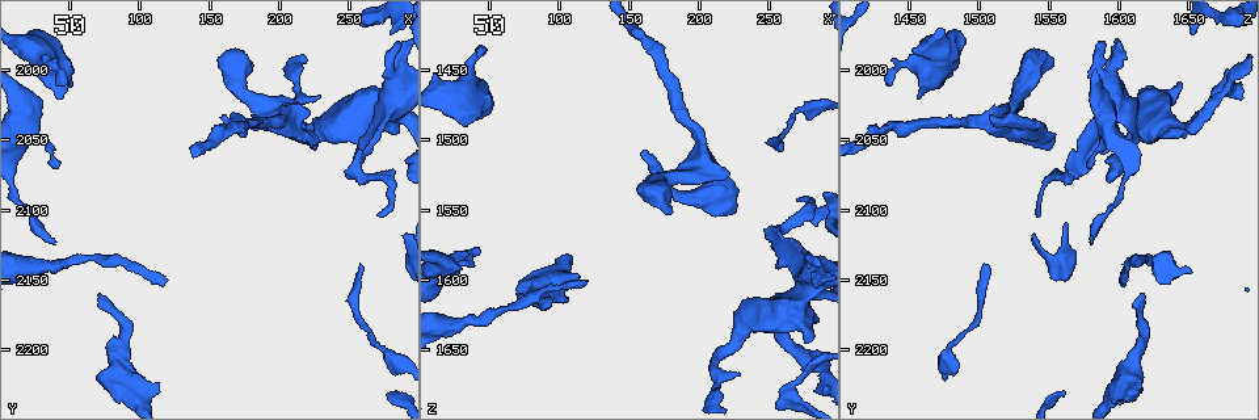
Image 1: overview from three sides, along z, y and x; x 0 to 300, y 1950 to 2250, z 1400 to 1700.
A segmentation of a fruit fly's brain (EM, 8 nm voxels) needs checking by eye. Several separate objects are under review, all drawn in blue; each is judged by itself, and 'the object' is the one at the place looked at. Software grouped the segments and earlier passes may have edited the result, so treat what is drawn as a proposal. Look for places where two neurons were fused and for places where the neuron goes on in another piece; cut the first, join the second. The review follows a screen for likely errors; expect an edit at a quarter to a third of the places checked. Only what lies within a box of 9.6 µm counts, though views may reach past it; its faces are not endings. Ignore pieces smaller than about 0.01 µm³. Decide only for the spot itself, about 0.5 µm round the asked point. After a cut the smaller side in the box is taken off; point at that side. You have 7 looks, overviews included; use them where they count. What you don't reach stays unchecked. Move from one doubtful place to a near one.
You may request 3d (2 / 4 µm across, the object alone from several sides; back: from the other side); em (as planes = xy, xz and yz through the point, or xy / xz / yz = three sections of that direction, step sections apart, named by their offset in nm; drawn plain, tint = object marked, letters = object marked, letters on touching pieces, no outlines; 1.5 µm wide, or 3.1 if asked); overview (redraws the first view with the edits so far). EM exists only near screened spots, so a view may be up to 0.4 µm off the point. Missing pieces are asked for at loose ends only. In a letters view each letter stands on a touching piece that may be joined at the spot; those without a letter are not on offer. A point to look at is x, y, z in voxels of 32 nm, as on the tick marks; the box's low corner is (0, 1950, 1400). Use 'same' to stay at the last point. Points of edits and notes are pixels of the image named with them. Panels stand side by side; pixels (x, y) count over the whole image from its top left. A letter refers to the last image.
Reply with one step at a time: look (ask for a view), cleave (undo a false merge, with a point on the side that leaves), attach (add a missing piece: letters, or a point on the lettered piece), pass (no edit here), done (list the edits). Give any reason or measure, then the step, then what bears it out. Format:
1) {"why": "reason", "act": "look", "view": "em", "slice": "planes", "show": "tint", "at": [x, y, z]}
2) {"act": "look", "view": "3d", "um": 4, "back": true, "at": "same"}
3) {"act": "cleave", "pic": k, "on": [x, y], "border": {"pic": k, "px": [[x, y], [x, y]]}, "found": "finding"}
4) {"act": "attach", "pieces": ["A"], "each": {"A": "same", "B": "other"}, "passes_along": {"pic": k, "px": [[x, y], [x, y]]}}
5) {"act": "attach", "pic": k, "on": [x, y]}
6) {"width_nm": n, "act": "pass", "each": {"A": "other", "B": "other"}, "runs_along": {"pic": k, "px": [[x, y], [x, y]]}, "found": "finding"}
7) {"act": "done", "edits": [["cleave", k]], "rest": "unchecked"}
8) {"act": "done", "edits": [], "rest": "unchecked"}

{"why": "branch stops here", "act": "look", "view": "em", "slice": "xy", "step": 8, "show": "letters", "at": [160, 2032, 1506]}

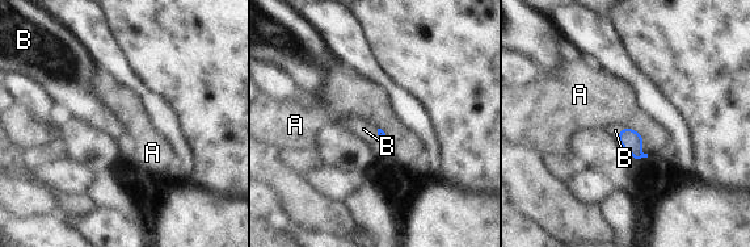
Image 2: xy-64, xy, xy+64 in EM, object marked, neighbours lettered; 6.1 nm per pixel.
{"act": "look", "view": "em", "slice": "planes", "show": "letters", "at": "same"}

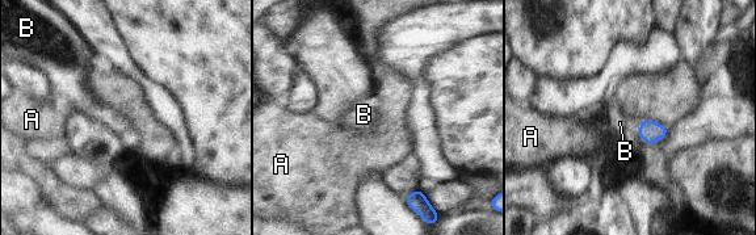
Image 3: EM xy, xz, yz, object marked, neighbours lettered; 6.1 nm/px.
{"act": "attach", "pieces": ["B"], "each": {"A": "other", "B": "same"}, "passes_along": {"pic": 3, "px": [[650, 131], [641, 125], [620, 122]]}, "found": "the neuron continues"}

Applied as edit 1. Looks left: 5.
{"act": "look", "view": "overview"}

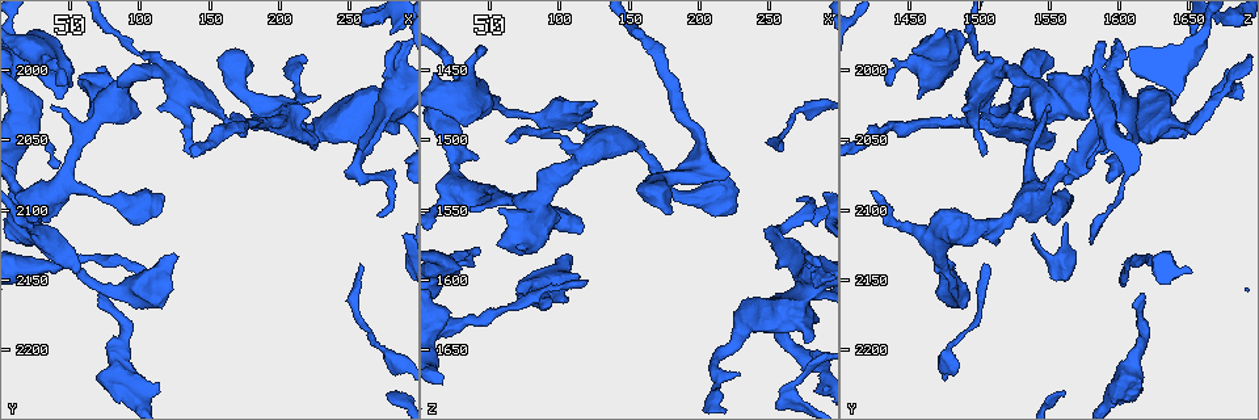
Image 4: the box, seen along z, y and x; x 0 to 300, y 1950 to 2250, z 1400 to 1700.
{"act": "look", "view": "3d", "um": 4, "at": [276, 2080, 1546]}

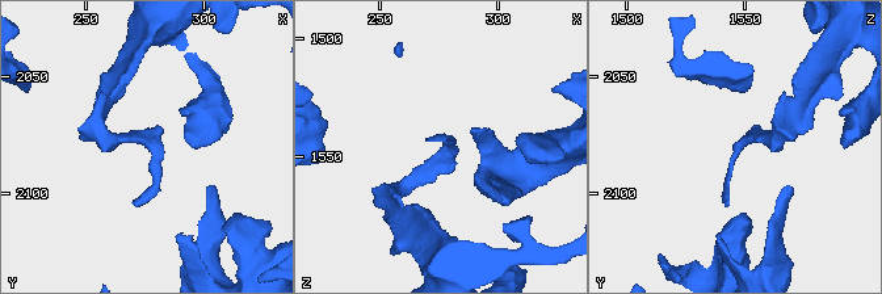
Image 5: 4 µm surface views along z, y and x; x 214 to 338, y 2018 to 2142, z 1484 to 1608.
{"why": "need the tissue", "act": "look", "view": "em", "slice": "planes", "show": "letters", "at": [278, 2080, 1549]}

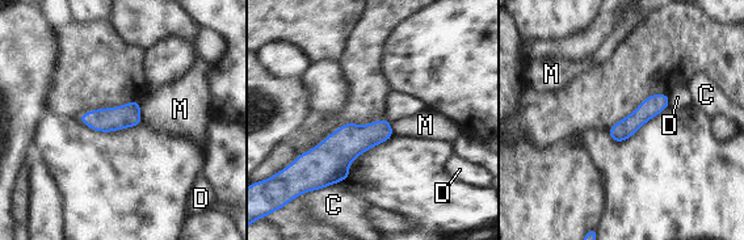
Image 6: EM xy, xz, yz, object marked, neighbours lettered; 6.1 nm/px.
{"act": "pass", "each": {"C": "other", "D": "other", "M": "other"}, "found": "continuous, no second neuron"}

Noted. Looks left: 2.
{"why": "an open end", "act": "look", "view": "em", "slice": "xy", "step": 4, "show": "letters", "at": [38, 2124, 1582]}

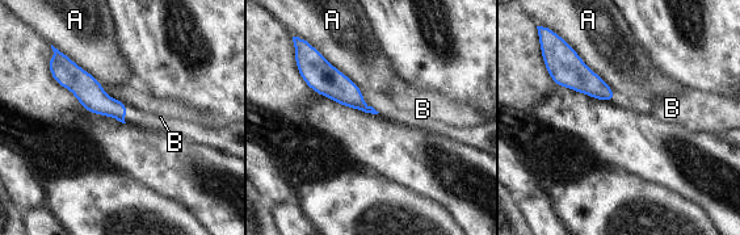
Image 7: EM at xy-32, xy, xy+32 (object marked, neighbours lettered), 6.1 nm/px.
{"act": "pass", "each": {"A": "other", "B": "other"}, "border": {"pic": 7, "px": [[370, 105], [378, 112]]}, "found": "none of them fits"}

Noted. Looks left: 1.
{"act": "done", "edits": [["attach", 3]], "rest": "unchecked"}

